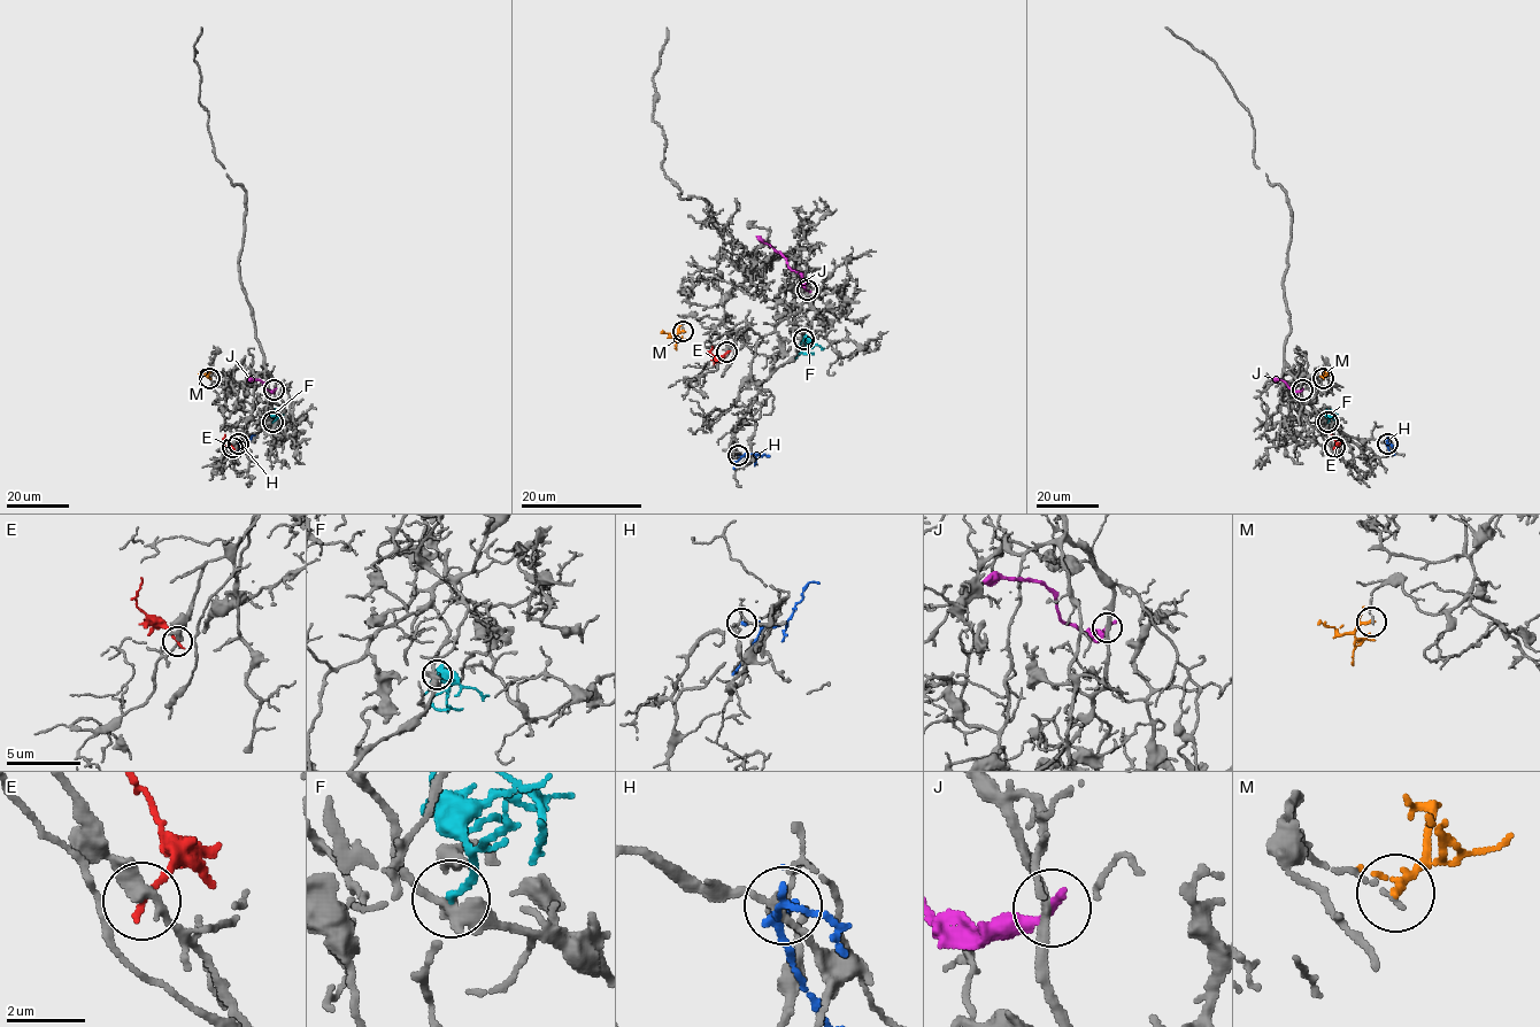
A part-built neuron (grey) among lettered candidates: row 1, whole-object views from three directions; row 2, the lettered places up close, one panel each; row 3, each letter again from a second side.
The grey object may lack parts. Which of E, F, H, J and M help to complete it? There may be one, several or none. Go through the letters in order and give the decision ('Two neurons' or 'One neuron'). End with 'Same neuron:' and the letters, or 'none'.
E: Two neurons
F: Two neurons
H: Two neurons
J: Two neurons
M: Two neurons
Same neuron: none

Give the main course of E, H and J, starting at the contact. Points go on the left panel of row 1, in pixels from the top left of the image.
E: (232, 448), (224, 440), (225, 434)
H: (238, 443), (247, 443), (255, 435)
J: (275, 390), (269, 391), (260, 380), (247, 380)

